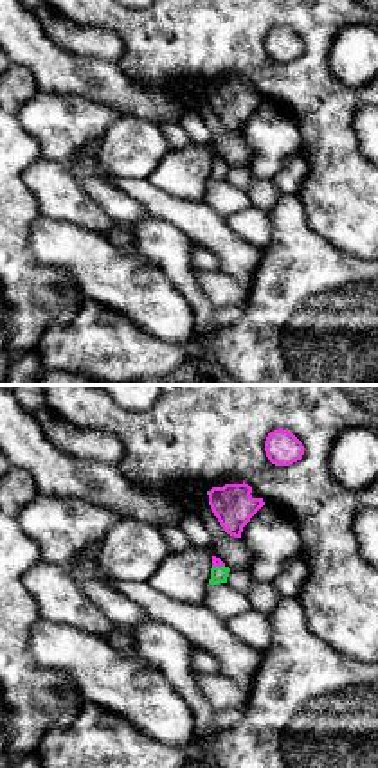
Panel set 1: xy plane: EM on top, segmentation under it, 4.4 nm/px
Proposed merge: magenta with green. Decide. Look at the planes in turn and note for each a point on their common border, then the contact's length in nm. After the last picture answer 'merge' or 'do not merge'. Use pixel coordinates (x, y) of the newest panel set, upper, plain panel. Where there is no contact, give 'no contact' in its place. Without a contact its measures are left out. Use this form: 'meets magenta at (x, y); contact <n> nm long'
meets magenta at (218, 162); contact 60 nm long

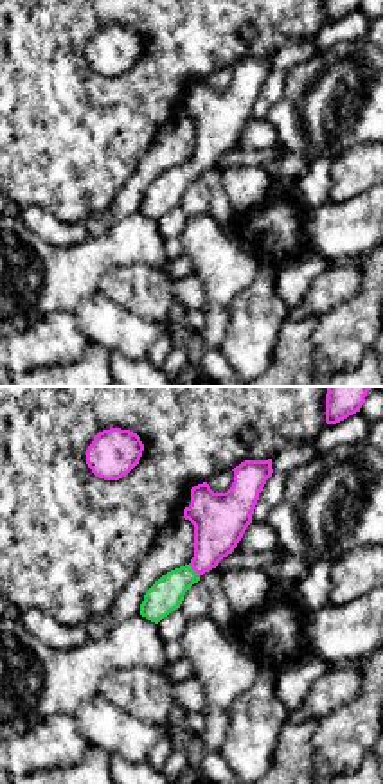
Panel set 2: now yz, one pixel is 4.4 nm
meets magenta at (193, 166); contact 80 nm long

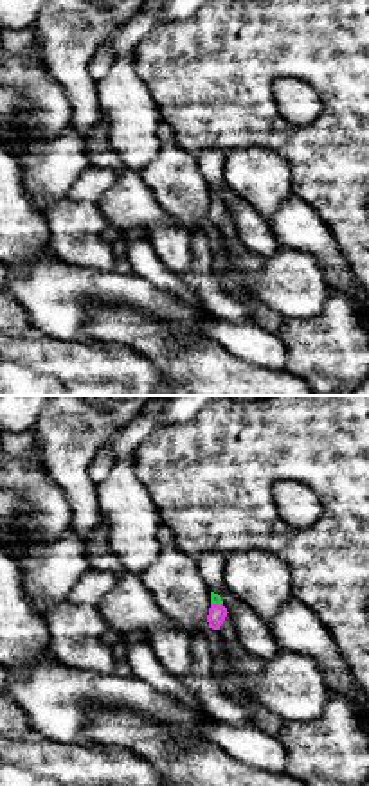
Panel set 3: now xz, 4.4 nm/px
meets magenta at (216, 202); contact 60 nm long

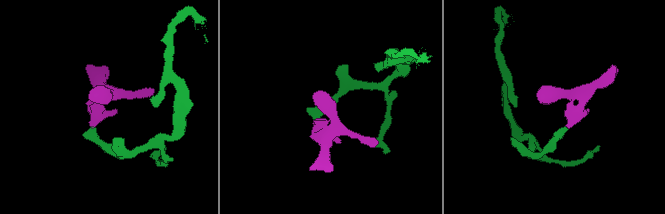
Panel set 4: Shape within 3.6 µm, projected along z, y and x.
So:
merge

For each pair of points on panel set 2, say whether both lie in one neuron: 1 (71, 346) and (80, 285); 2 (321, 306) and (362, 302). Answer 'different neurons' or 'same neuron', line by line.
1: different neurons
2: different neurons

